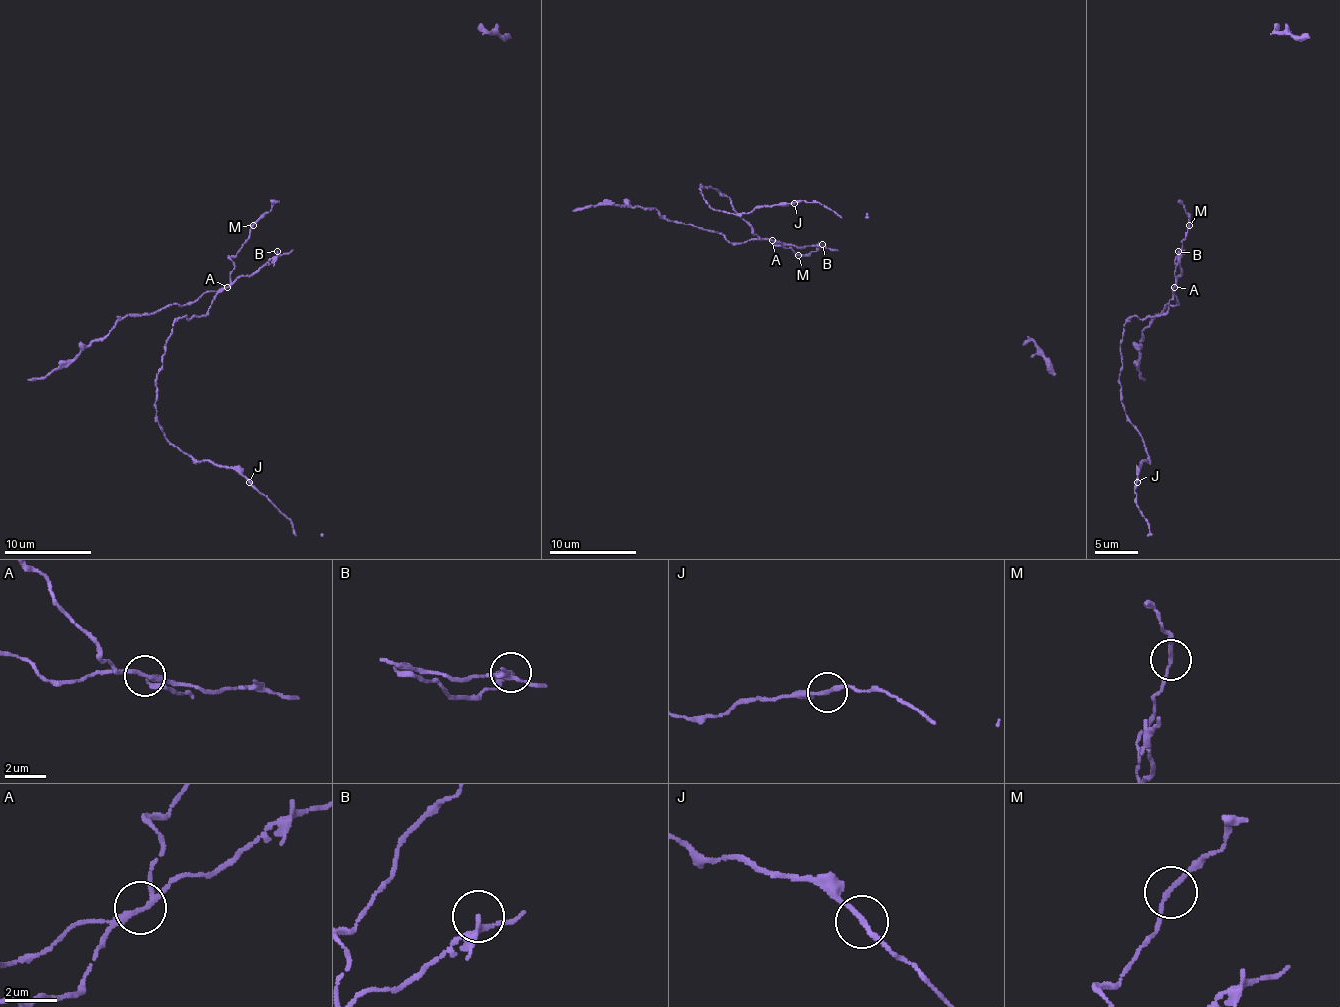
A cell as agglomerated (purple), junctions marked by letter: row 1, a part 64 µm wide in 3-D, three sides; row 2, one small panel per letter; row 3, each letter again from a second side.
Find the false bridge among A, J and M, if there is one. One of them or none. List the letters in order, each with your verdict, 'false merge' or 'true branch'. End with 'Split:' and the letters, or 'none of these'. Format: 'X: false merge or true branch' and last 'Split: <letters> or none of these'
A: false merge
J: true branch
M: true branch
Split: A

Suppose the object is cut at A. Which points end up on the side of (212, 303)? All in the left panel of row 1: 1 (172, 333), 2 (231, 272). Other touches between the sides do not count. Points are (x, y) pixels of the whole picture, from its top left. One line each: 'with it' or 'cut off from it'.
1: with it
2: with it

